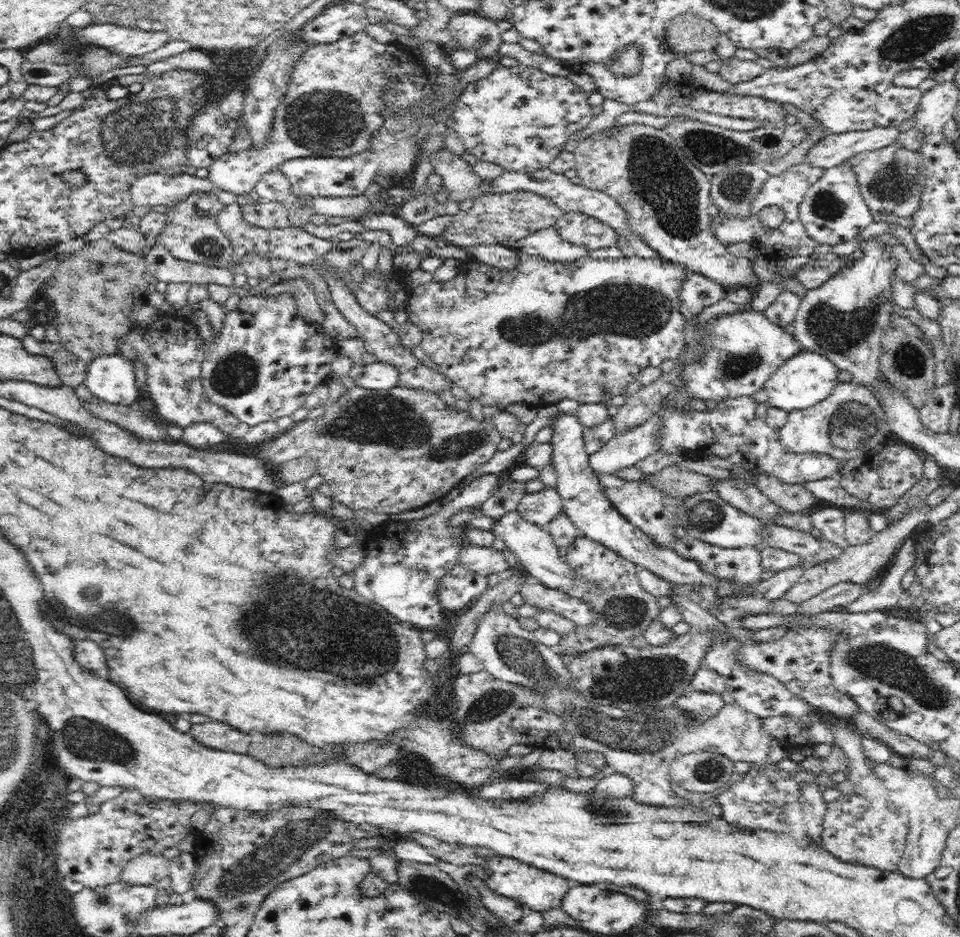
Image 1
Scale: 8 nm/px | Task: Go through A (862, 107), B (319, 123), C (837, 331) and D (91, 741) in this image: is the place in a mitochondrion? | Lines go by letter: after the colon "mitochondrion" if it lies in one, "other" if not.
A: other
B: mitochondrion
C: mitochondrion
D: mitochondrion

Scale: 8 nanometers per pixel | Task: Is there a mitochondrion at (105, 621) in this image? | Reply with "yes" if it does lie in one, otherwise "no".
yes

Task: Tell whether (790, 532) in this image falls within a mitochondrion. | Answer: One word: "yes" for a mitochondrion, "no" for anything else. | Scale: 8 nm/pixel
no

